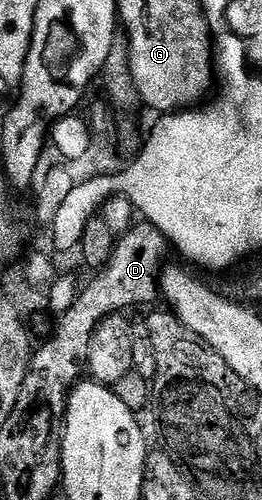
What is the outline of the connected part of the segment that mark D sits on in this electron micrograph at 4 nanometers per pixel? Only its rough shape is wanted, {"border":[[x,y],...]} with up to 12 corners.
{"border":[[140,219],[31,365],[78,381],[102,318],[160,297],[168,240]]}

